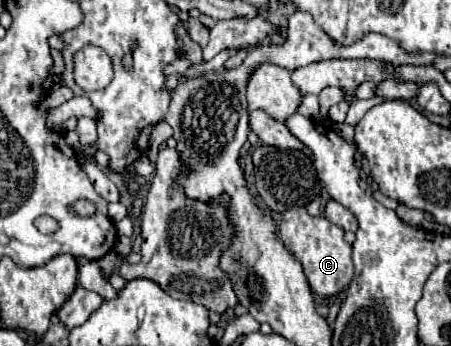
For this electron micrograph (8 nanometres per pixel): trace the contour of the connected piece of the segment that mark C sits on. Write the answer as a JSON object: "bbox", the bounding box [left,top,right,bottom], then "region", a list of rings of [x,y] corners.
{"bbox":[278,208,354,298],"region":[[[290,208],[282,214],[278,232],[286,250],[302,264],[314,294],[322,298],[330,298],[348,288],[354,276],[354,266],[350,256],[352,246],[344,240],[344,230],[340,226],[332,224],[324,216],[310,216],[306,214],[304,208]]]}

